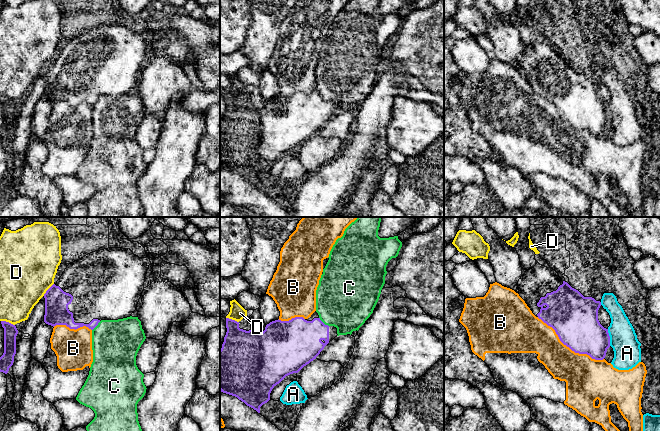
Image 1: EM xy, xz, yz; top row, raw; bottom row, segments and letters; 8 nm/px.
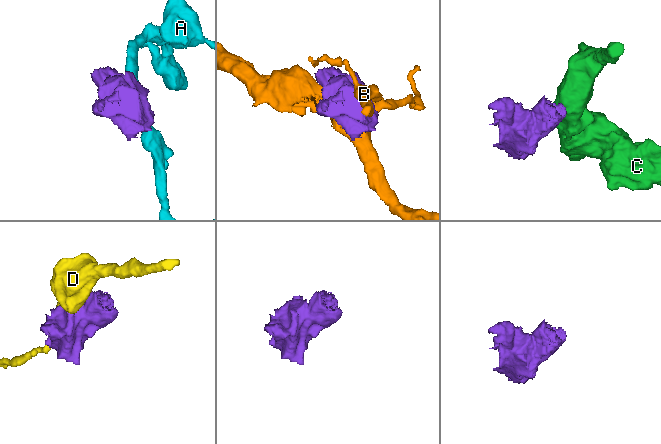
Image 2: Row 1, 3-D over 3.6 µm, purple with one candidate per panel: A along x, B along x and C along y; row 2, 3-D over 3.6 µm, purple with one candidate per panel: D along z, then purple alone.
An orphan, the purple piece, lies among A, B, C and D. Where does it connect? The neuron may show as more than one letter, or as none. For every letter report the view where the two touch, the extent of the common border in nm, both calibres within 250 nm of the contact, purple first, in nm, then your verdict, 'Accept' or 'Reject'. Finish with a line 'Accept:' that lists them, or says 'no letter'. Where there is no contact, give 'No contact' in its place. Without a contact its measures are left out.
A: Touches purple in yz. Shared border 140 nm. Thickness 340 nm (purple) against 220 nm. Reject
B: Touches purple in yz. Shared border 650 nm. Thickness 380 nm (purple) against 300 nm. Reject
C: Touches purple in xz. Shared border 110 nm. Thickness 360 nm (purple) against 460 nm. Reject
D: Touches purple in xy. Shared border 130 nm. Thickness 190 nm (purple) against 460 nm. Reject
Accept: no letter

